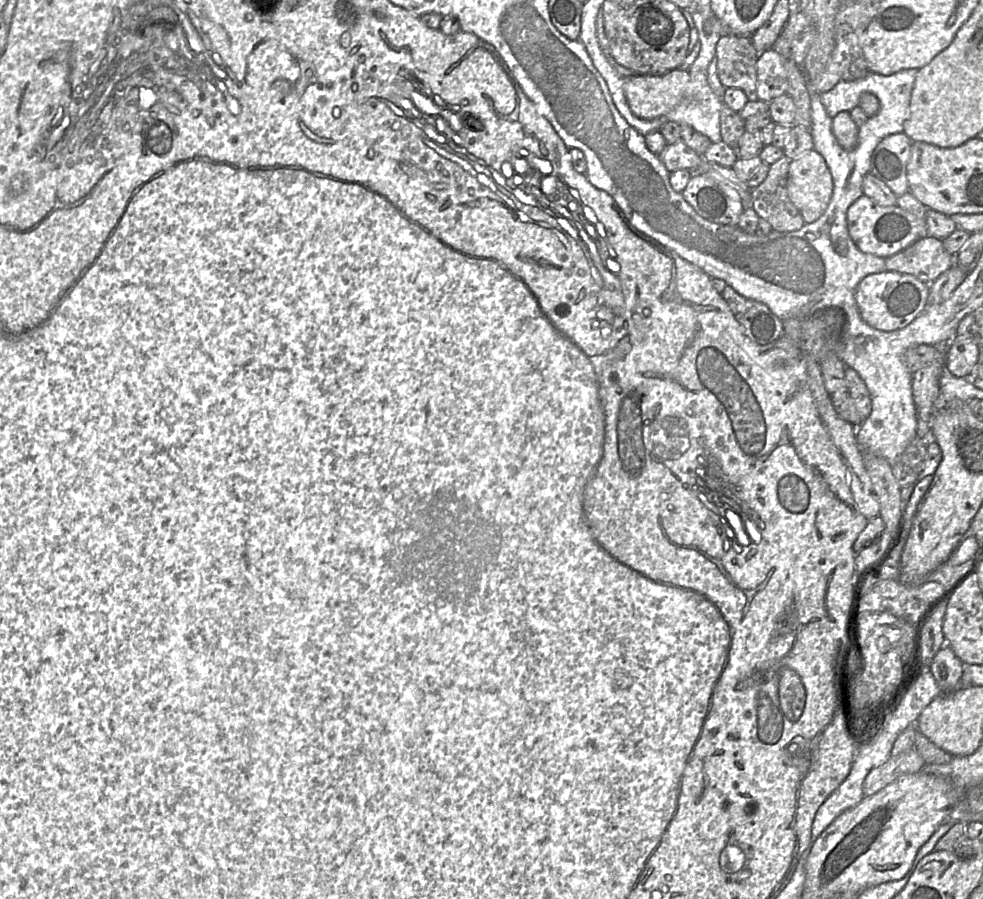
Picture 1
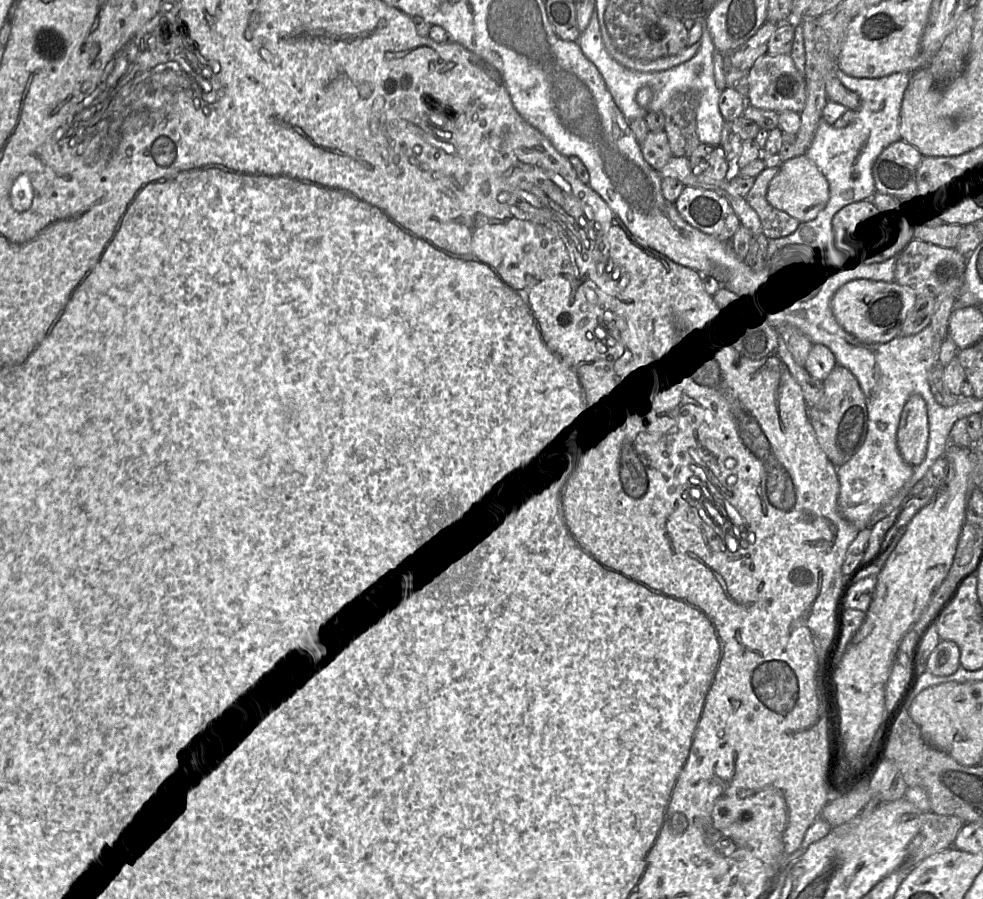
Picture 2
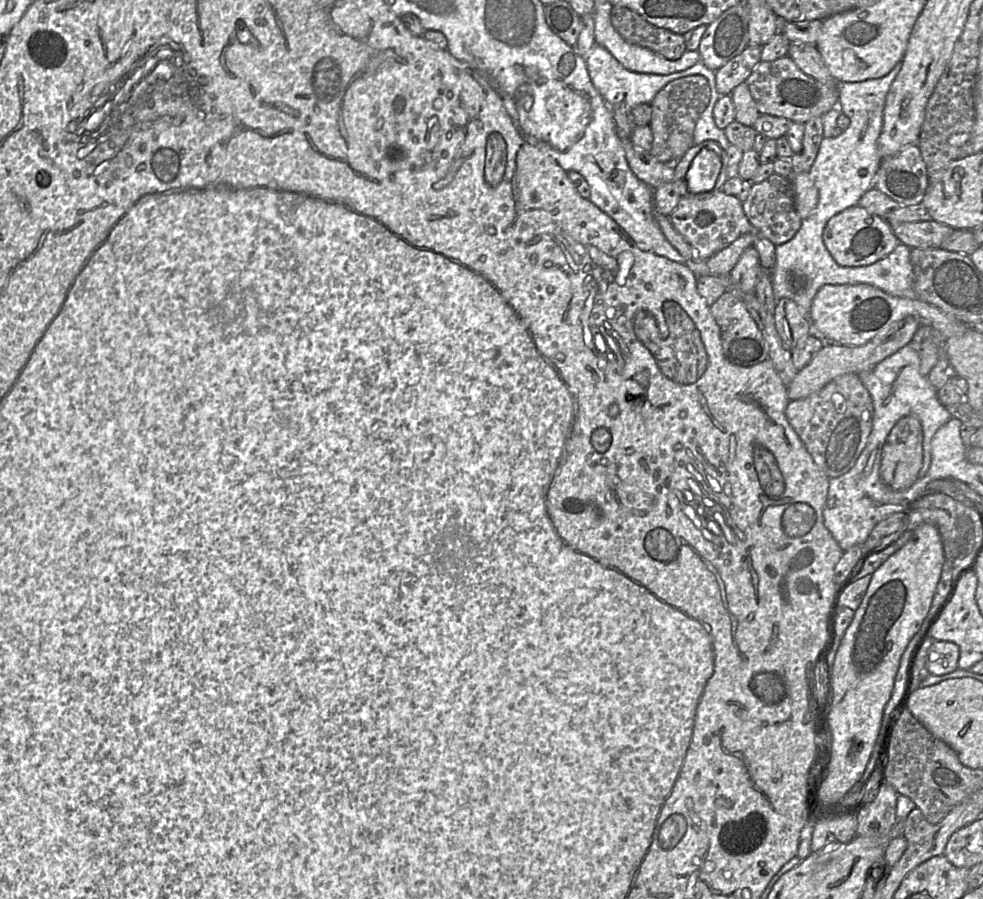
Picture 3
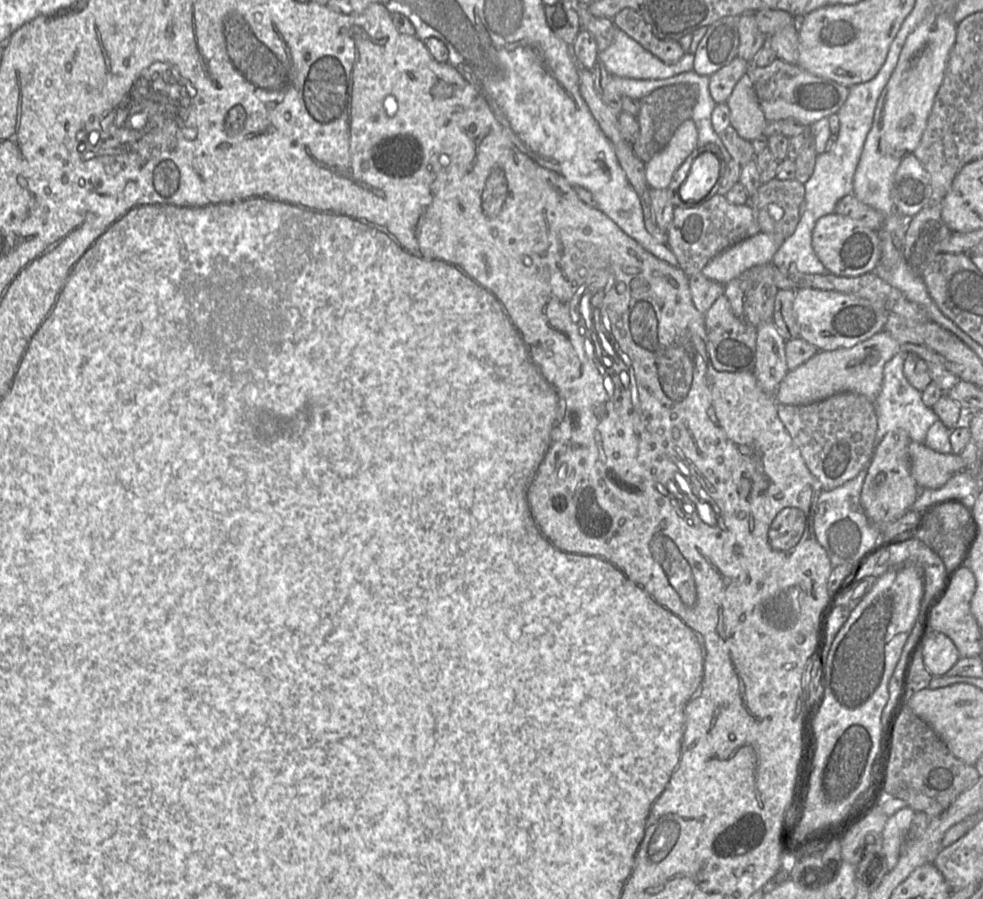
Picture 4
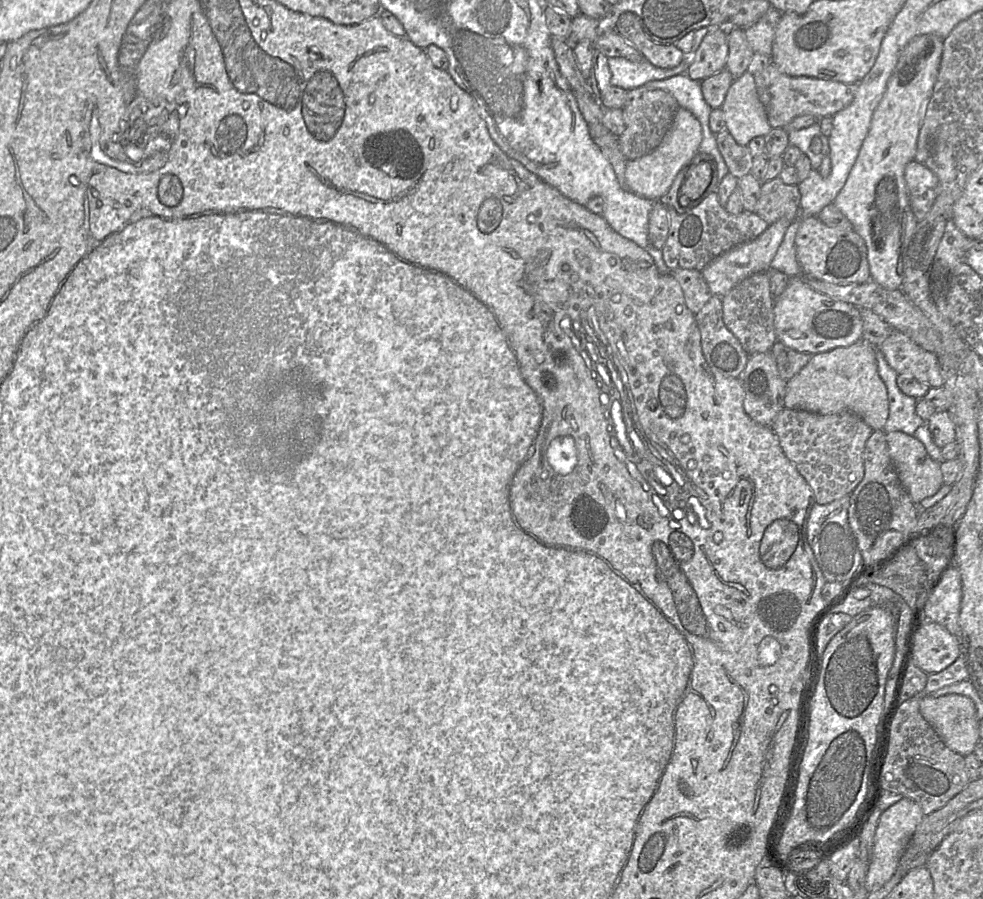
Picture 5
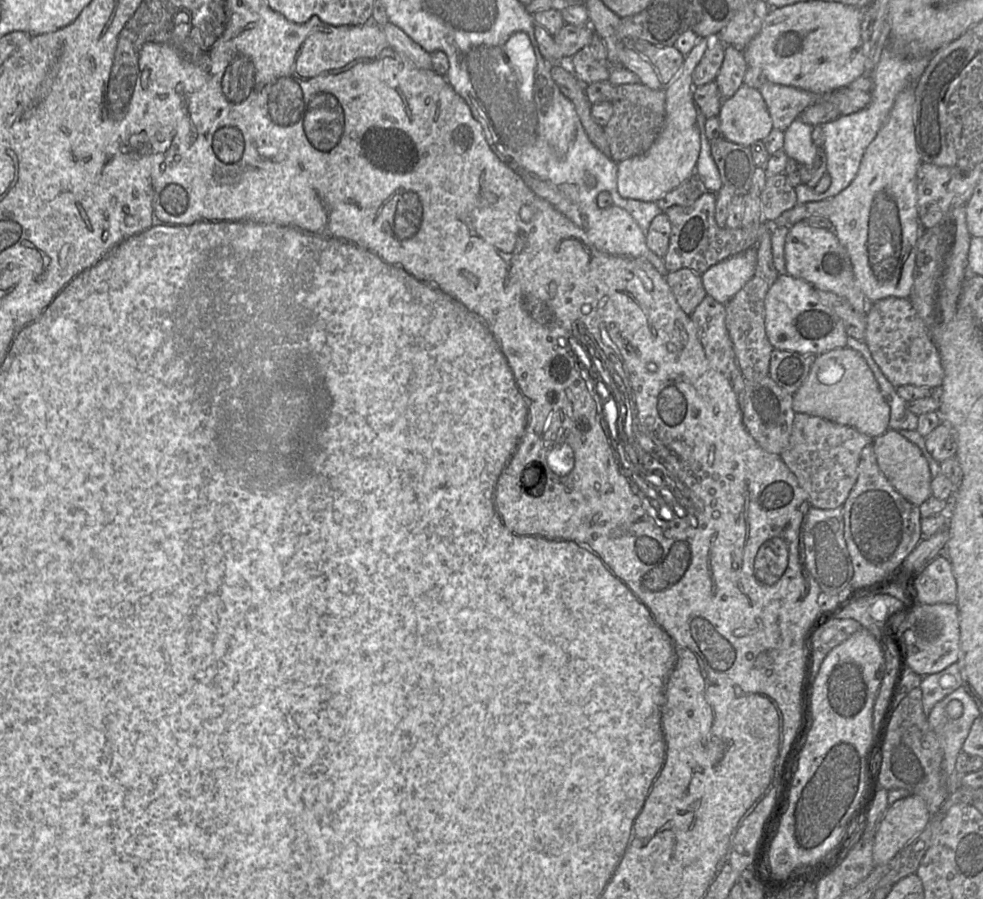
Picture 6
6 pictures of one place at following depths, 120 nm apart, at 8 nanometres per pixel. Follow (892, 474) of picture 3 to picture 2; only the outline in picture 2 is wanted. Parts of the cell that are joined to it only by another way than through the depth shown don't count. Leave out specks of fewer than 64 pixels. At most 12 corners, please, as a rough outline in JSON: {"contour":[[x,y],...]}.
{"contour":[[913,394],[897,428],[905,463],[924,460],[928,436],[926,403]]}

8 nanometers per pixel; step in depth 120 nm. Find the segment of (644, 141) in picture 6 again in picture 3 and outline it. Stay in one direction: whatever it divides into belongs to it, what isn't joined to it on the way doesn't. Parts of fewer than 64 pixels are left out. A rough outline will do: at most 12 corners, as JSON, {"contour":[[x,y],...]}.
{"contour":[[703,76],[666,84],[650,103],[649,151],[673,164],[694,145],[710,100]]}

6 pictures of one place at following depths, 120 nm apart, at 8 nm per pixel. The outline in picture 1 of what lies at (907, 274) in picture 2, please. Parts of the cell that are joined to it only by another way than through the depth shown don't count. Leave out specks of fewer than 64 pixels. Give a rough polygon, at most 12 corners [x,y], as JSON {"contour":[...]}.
{"contour":[[923,236],[885,258],[887,271],[931,284],[955,264],[942,241]]}

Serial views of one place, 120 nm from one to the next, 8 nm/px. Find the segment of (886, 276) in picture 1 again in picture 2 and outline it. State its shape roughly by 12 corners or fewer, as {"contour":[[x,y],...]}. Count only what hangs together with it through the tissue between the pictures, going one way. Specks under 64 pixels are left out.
{"contour":[[856,278],[833,294],[848,333],[887,343],[917,296],[896,281]]}

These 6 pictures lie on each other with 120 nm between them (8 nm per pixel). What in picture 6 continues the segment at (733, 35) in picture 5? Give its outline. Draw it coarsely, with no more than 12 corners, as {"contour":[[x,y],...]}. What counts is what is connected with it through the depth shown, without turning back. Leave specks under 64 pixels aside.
{"contour":[[726,45],[715,79],[722,100],[740,88],[747,68],[743,52]]}

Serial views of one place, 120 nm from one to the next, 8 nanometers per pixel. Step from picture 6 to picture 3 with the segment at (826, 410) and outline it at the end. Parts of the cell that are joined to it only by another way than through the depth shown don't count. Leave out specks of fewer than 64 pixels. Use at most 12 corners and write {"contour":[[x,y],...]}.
{"contour":[[910,315],[860,346],[825,343],[787,385],[806,398],[843,374],[871,371],[909,344]]}

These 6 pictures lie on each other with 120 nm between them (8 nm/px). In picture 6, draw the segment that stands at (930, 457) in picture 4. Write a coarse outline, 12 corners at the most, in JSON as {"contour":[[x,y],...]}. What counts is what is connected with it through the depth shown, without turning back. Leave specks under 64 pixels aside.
{"contour":[[888,429],[874,439],[881,472],[909,502],[932,496],[921,450]]}

